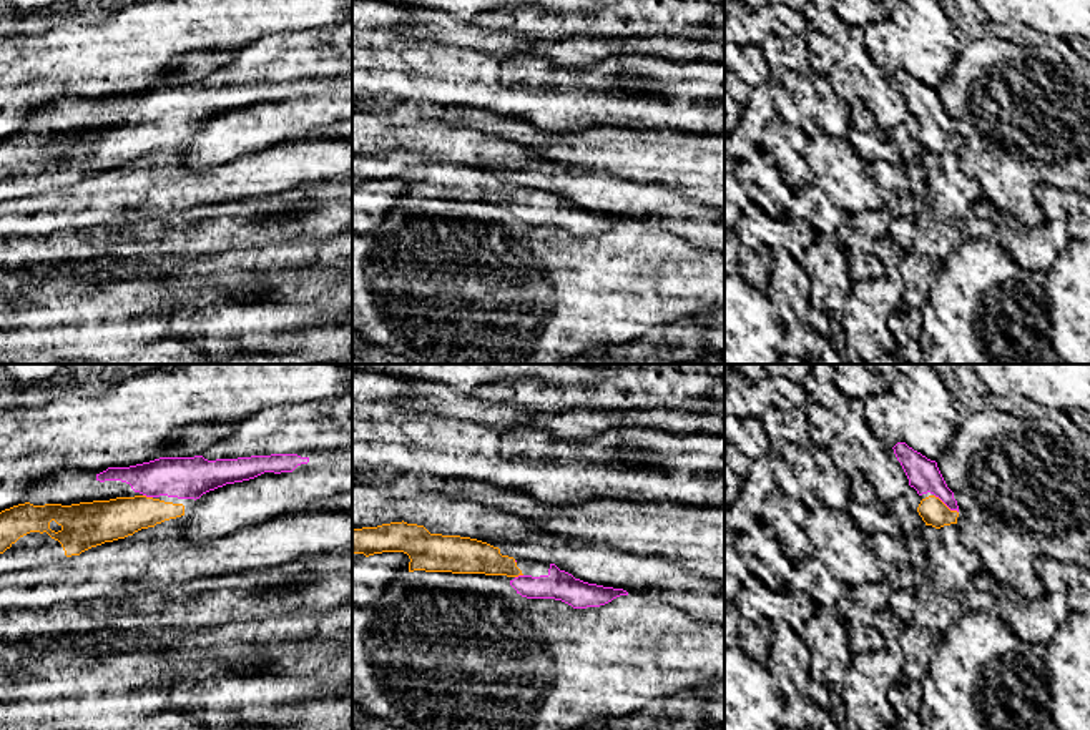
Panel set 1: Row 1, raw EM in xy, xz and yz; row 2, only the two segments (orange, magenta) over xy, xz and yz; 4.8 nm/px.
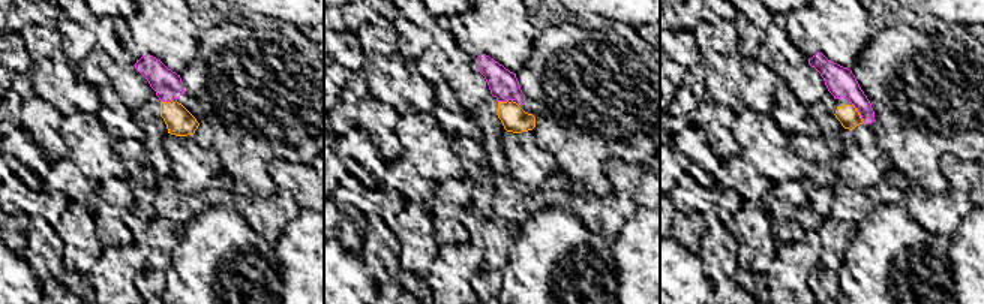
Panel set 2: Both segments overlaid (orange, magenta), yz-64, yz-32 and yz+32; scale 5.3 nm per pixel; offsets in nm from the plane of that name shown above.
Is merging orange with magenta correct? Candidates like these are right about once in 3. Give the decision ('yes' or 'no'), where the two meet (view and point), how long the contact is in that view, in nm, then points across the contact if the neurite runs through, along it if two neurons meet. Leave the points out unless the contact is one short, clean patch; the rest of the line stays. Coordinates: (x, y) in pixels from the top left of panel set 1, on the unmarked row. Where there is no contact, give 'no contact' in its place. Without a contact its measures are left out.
yes; meets orange in yz at (944, 132); contact 150 nm long; runs through yz (934, 140), (944, 132), (942, 122), (924, 103)

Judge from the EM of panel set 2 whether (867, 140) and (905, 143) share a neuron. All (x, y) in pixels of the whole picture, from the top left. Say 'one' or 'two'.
two

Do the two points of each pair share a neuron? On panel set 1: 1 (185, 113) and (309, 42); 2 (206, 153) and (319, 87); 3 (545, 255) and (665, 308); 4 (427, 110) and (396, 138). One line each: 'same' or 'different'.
1: same
2: same
3: same
4: different

